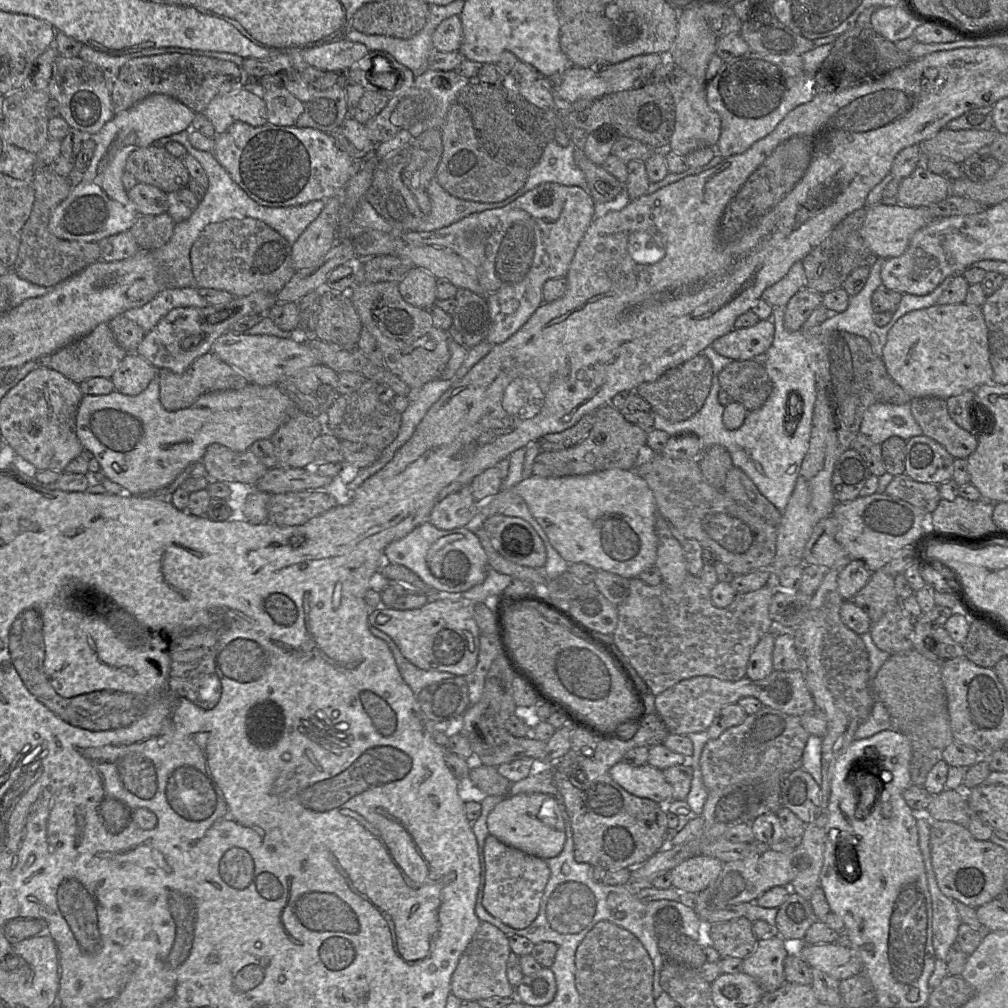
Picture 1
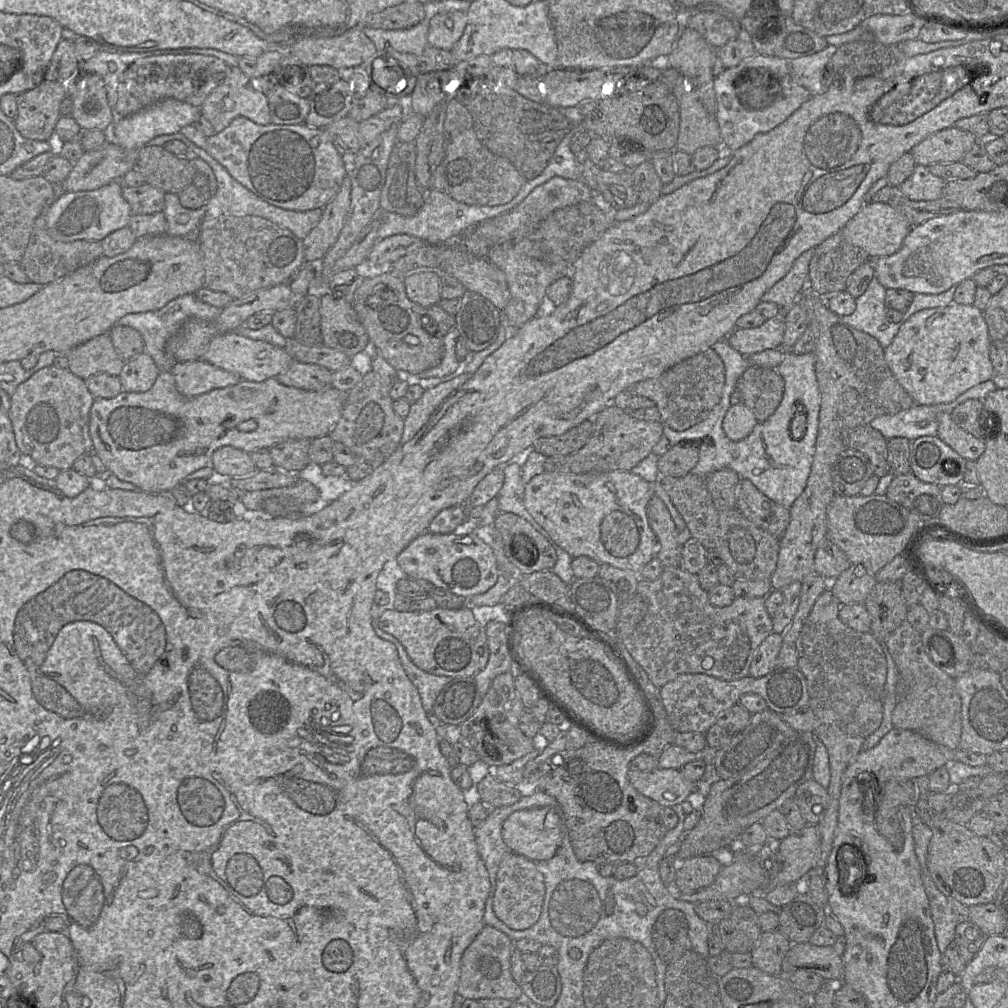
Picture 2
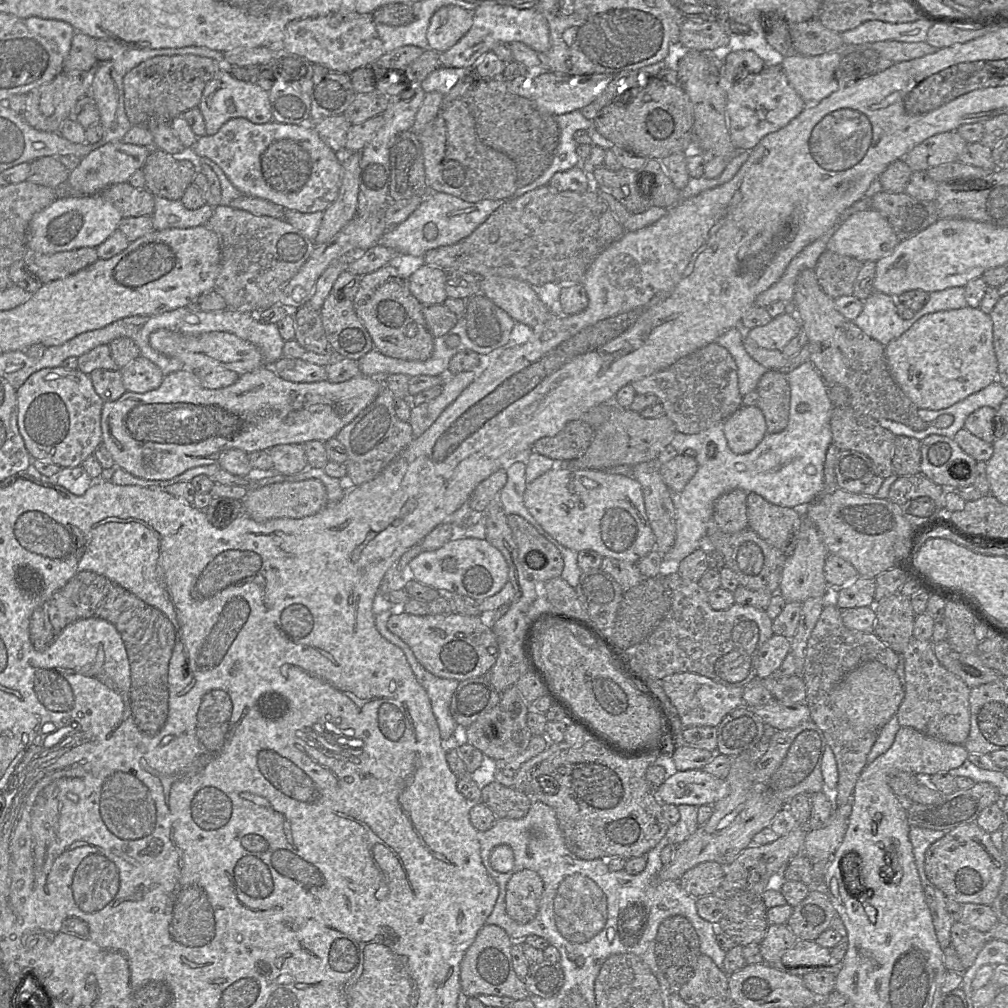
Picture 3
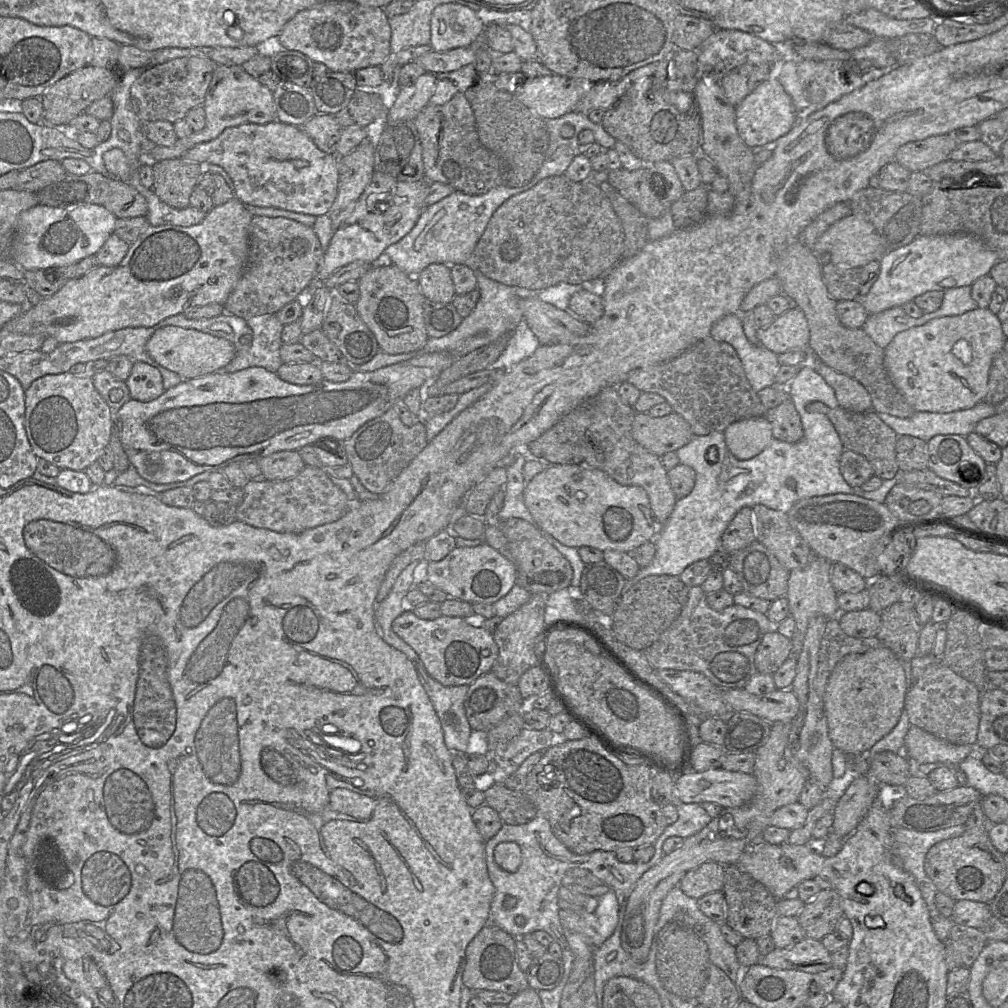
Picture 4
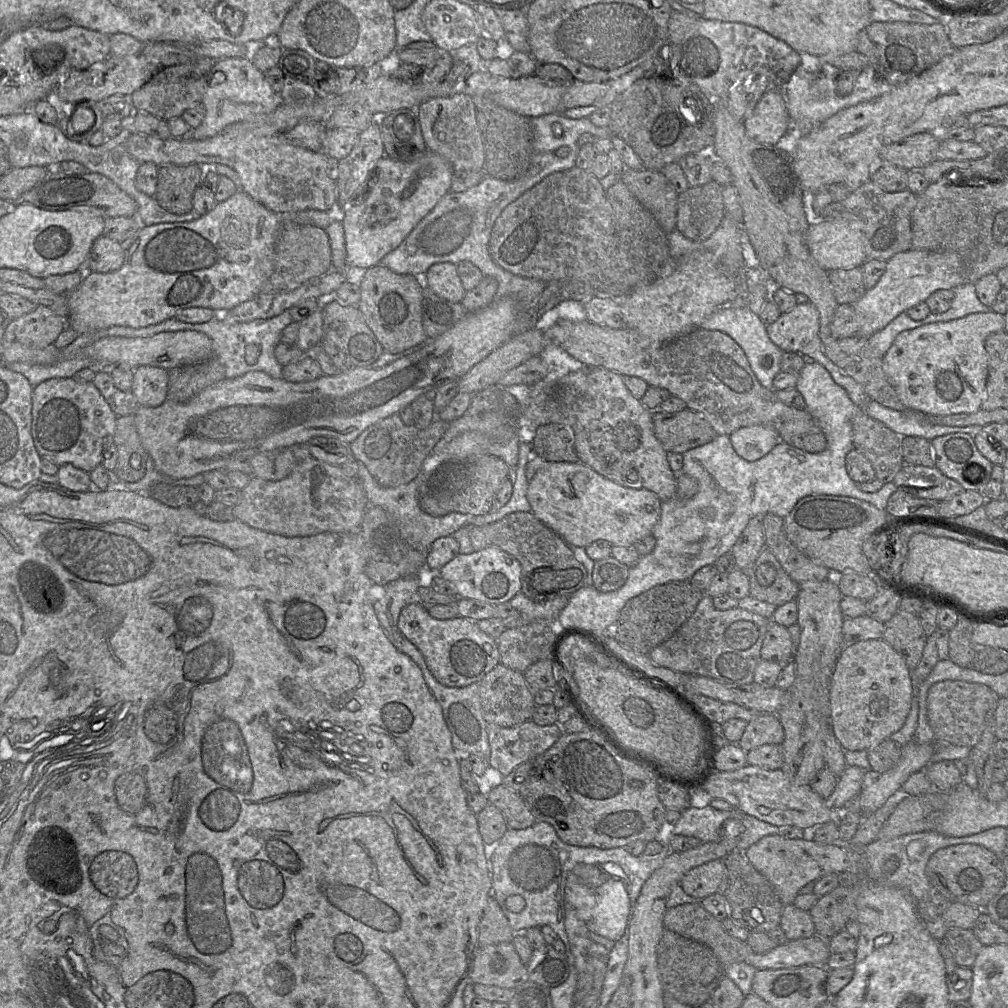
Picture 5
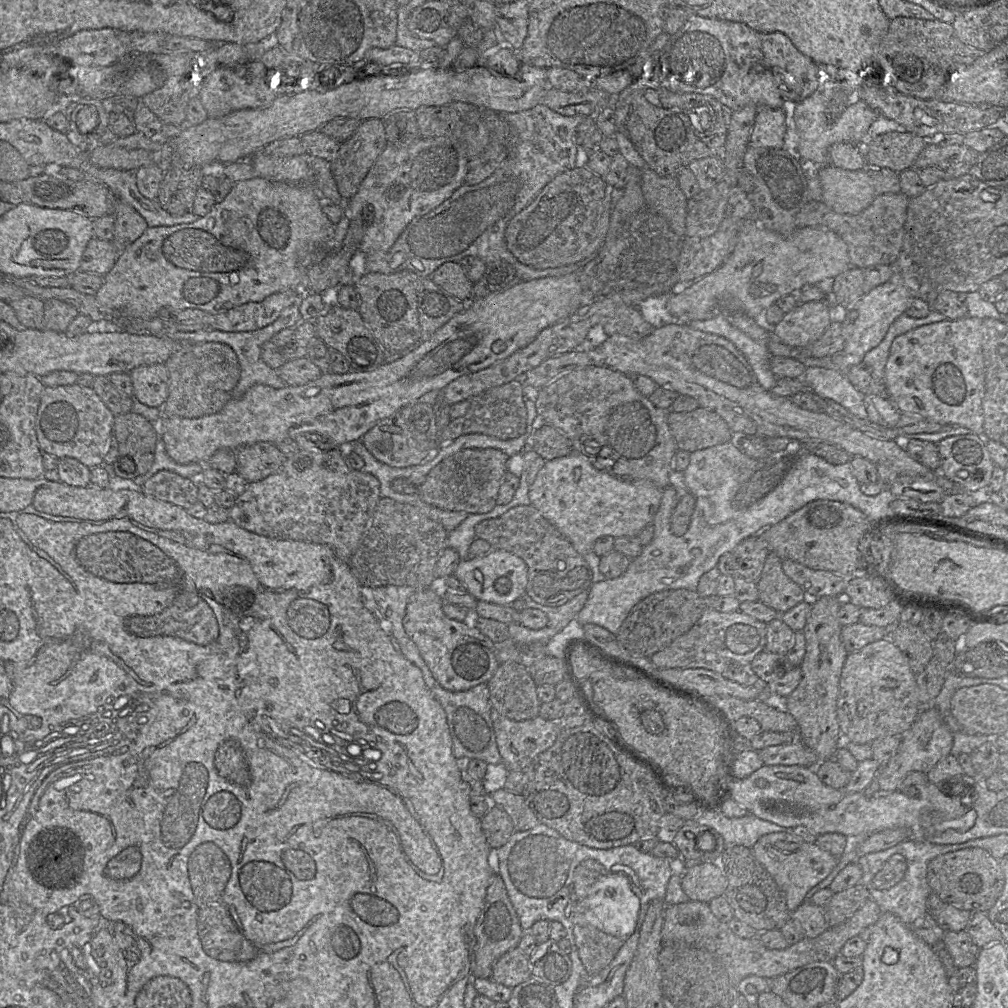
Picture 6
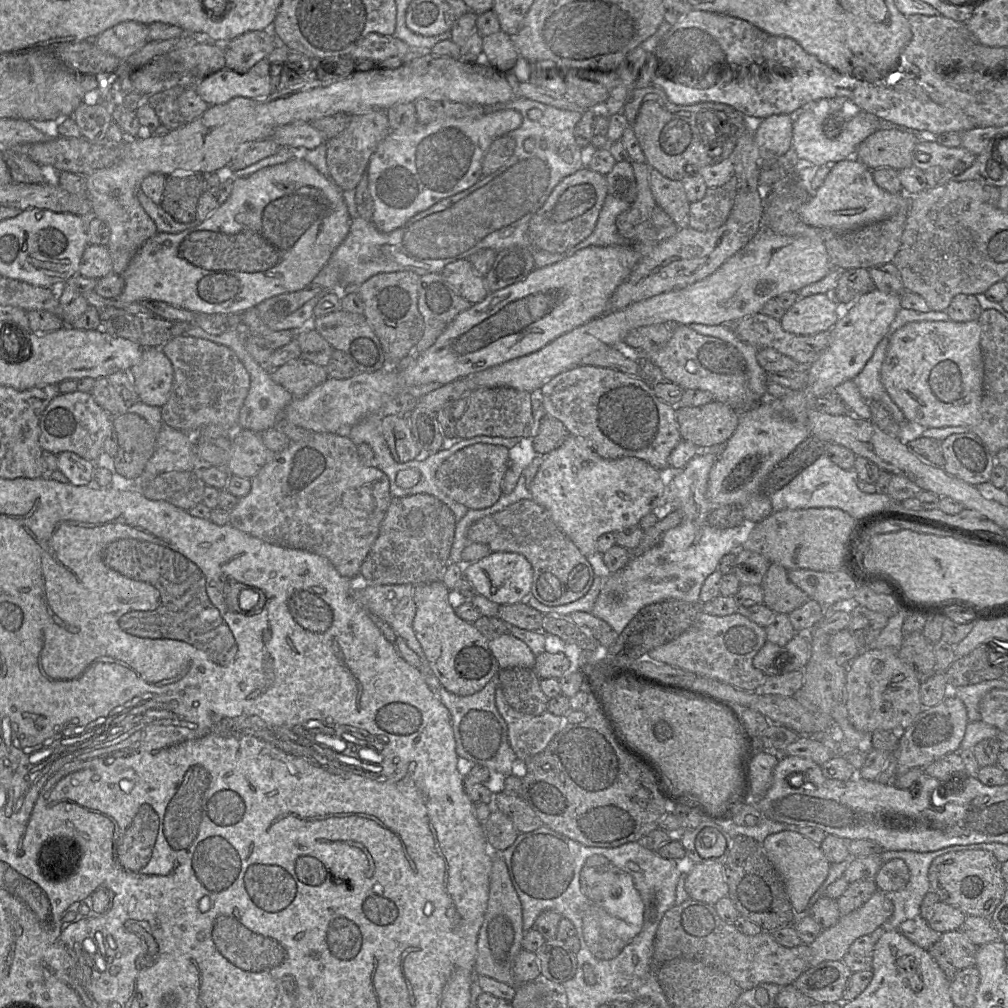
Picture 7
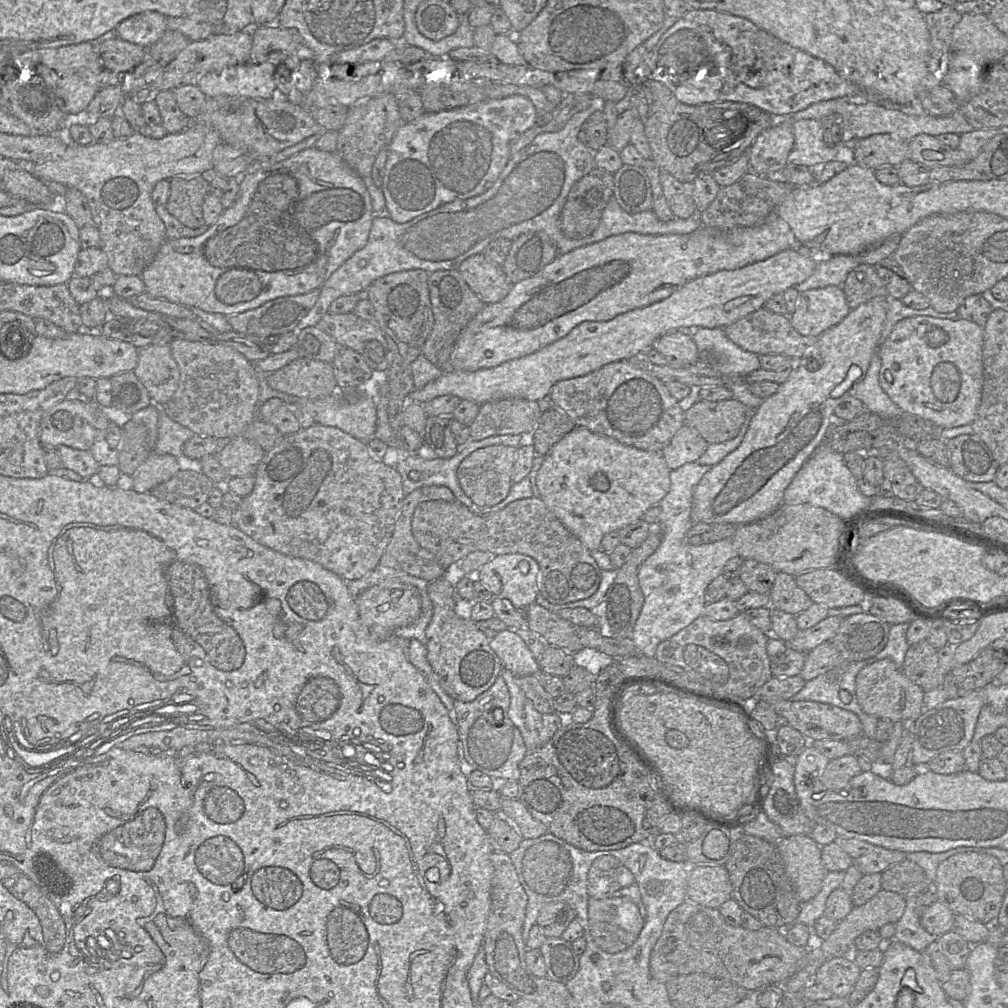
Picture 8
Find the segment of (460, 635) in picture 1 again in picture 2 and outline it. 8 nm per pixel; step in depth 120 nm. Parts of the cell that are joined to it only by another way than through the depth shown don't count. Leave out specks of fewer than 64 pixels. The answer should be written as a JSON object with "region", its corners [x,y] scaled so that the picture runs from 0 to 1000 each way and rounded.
{"region":[[[434,602],[424,606],[385,604],[374,615],[376,623],[391,631],[402,643],[407,655],[423,667],[447,673],[470,672],[484,657],[481,625],[471,615],[466,603]]]}

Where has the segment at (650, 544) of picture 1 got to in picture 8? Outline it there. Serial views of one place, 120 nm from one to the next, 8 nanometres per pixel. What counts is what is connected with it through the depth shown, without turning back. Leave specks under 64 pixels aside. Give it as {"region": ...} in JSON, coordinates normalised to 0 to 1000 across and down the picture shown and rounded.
{"region":[[[571,423],[541,451],[532,481],[544,505],[579,543],[589,547],[596,545],[599,531],[636,516],[645,503],[653,501],[665,485],[665,468],[656,448],[636,446]]]}

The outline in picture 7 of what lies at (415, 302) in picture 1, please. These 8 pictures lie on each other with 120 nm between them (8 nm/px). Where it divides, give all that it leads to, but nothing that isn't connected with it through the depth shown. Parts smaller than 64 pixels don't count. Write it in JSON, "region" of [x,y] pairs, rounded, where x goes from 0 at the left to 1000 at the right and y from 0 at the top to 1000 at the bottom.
{"region":[[[455,257],[438,270],[449,288],[467,302],[478,299],[484,292],[480,275],[473,273],[464,257]]]}

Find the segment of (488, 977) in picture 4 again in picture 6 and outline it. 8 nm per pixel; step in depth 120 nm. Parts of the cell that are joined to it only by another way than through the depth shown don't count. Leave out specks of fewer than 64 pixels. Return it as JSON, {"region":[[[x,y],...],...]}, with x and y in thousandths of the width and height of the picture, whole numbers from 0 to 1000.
{"region":[[[512,939],[491,954],[486,971],[508,981],[525,969],[527,969],[525,949]]]}

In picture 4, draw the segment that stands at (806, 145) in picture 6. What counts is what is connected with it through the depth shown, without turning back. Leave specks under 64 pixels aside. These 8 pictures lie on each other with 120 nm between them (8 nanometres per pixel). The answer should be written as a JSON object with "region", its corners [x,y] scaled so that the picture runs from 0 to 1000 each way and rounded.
{"region":[[[797,59],[795,61],[780,61],[772,73],[772,80],[785,96],[793,116],[800,116],[812,109],[816,108],[822,102],[849,89],[859,82],[871,78],[880,69],[867,67],[862,71],[841,77],[836,76],[836,62],[832,60],[808,61]]]}

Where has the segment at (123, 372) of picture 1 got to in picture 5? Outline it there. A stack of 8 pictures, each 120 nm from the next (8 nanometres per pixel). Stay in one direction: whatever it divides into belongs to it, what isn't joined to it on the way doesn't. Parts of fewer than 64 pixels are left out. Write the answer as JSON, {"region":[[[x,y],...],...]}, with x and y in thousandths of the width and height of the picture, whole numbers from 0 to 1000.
{"region":[[[138,363],[133,366],[130,389],[138,402],[156,404],[167,396],[167,378],[168,367]]]}

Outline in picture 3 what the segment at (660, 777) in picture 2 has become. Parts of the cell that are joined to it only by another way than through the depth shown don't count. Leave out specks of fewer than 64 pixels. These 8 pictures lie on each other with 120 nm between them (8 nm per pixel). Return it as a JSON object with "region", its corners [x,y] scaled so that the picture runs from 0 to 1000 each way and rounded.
{"region":[[[697,763],[672,765],[662,771],[650,788],[660,798],[708,799],[721,788],[721,776]]]}

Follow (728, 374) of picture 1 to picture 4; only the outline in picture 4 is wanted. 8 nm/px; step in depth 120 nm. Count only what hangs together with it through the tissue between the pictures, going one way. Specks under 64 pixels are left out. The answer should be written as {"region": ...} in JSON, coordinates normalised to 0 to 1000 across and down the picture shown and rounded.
{"region":[[[785,396],[762,406],[759,414],[765,421],[767,435],[788,439],[797,434],[794,411]]]}

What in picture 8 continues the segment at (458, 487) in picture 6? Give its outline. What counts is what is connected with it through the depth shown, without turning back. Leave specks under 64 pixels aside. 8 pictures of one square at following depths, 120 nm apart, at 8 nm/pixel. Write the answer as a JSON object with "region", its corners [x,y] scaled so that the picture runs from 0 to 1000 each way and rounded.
{"region":[[[488,441],[473,445],[459,455],[453,465],[453,475],[472,503],[490,502],[503,493],[508,483],[507,469],[513,450],[512,443]]]}

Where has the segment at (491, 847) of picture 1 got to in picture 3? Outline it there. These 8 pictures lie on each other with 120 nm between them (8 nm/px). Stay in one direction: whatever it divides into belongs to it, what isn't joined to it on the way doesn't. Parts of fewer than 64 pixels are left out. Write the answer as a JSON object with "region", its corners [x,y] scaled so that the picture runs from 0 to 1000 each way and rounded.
{"region":[[[529,863],[510,866],[502,881],[502,906],[514,917],[522,917],[534,906],[540,877]]]}

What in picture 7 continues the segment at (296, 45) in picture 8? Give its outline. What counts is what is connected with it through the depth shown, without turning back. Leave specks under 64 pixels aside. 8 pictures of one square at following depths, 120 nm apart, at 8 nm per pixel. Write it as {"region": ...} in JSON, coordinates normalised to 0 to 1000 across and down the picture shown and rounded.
{"region":[[[266,30],[248,31],[222,44],[223,67],[244,72],[274,48],[273,34]]]}

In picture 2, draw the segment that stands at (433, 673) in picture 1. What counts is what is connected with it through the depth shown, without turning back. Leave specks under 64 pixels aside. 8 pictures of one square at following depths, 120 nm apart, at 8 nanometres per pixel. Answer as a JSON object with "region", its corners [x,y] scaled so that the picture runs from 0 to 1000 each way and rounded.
{"region":[[[369,613],[369,621],[375,632],[388,637],[394,644],[395,651],[401,666],[403,667],[405,673],[412,680],[417,688],[419,700],[425,709],[427,717],[432,722],[435,719],[439,718],[430,708],[430,698],[438,683],[449,673],[440,670],[433,670],[417,664],[407,655],[399,639],[391,631],[381,627],[379,624],[376,623],[374,613]]]}

